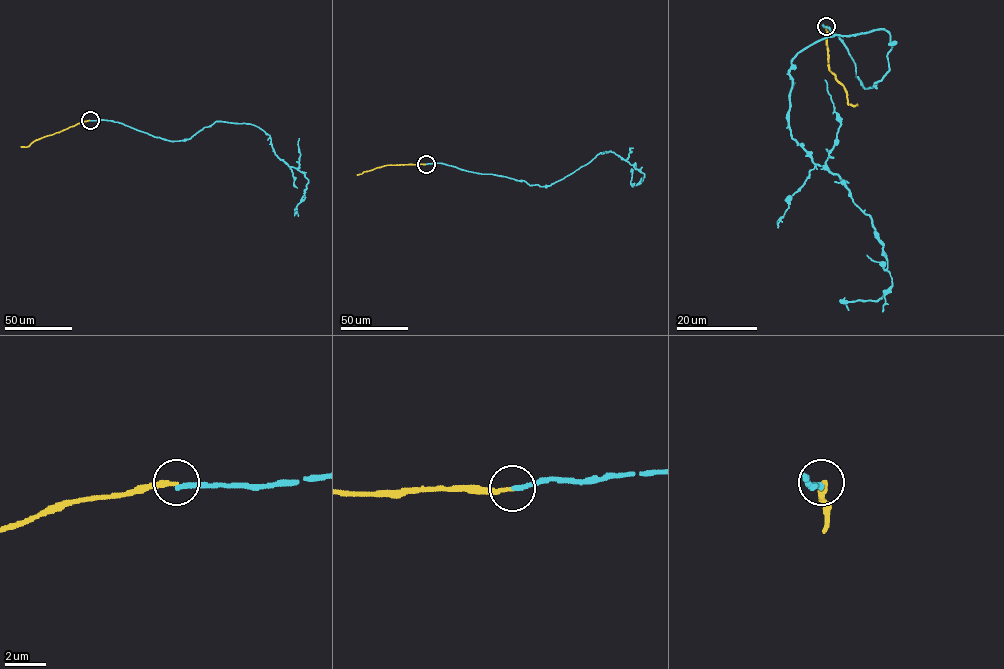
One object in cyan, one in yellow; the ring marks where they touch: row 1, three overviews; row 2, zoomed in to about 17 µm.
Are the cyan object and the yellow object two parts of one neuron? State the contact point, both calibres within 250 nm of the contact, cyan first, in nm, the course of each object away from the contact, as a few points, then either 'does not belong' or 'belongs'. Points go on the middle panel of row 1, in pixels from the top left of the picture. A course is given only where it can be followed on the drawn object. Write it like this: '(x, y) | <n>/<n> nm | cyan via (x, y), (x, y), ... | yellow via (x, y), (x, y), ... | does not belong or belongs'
(426, 164) | 240/200 nm | cyan via (426, 164), (442, 163), (546, 186), (600, 153), (611, 151), (643, 173), (640, 183), (632, 186), (630, 171) | yellow via (426, 164), (386, 165), (356, 174) | does not belong

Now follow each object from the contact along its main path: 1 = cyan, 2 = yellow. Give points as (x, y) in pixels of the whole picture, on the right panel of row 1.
1: (826, 26), (864, 88), (892, 45), (827, 36), (789, 73), (790, 136), (887, 260), (892, 286), (848, 310)
2: (826, 26), (829, 69), (844, 87), (848, 103), (857, 104)

